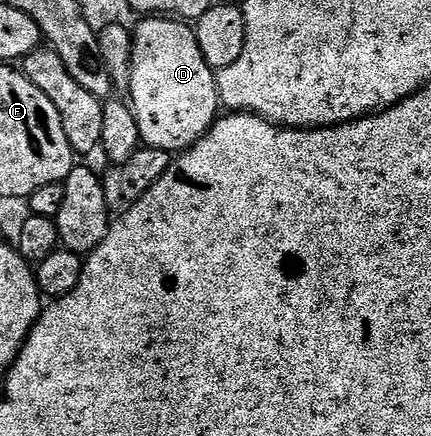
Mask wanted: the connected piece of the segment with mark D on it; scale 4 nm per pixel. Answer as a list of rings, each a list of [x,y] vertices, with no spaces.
[[[176,17],[141,20],[132,36],[132,69],[127,92],[140,142],[145,147],[179,153],[193,147],[218,118],[222,104],[216,92],[216,71],[202,57],[195,30],[187,22]]]

